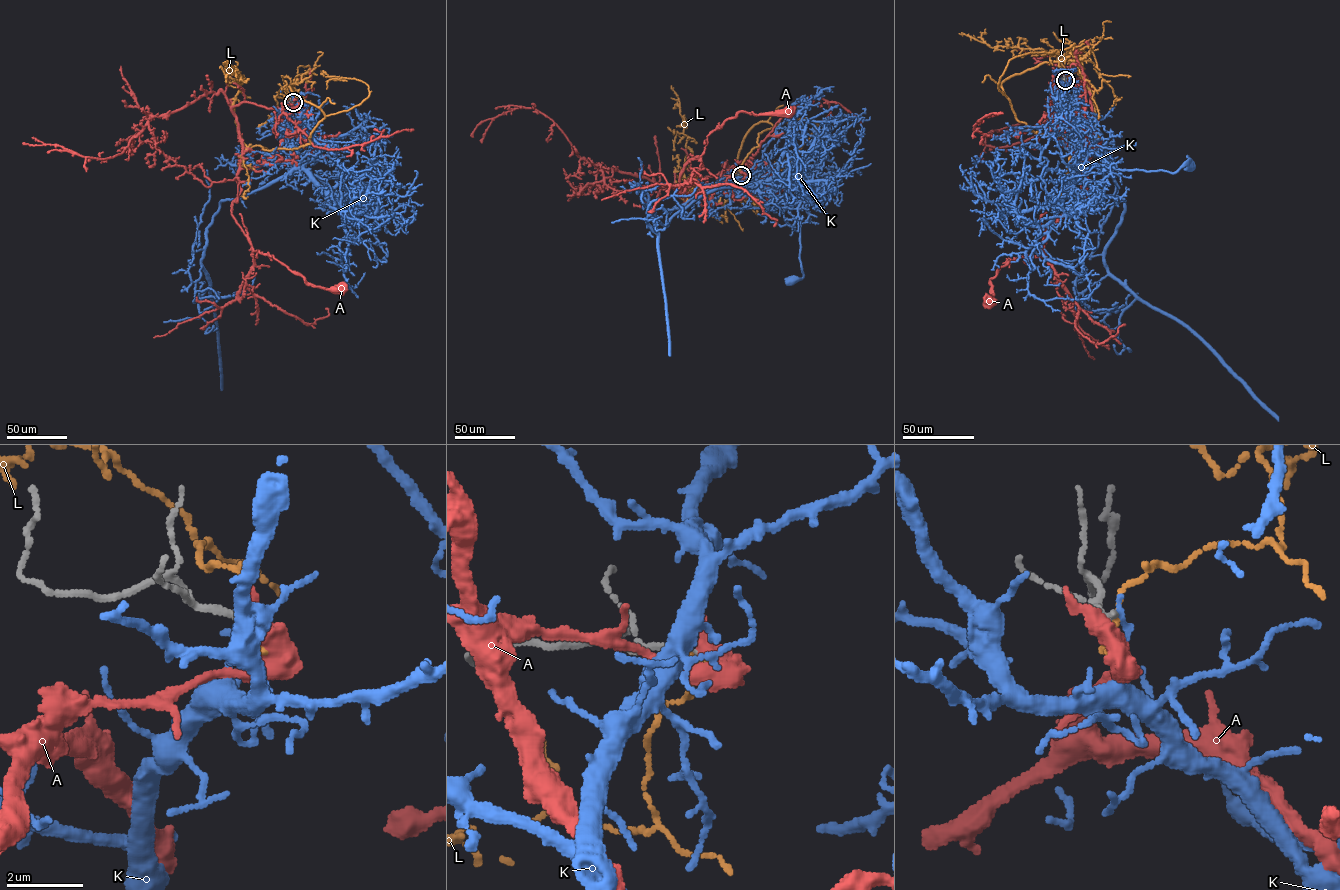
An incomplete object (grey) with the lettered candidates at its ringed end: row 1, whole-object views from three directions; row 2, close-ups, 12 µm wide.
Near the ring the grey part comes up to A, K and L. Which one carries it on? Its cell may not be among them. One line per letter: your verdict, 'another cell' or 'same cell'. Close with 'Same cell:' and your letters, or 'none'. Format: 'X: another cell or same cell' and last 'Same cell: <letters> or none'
A: another cell
K: another cell
L: another cell
Same cell: none

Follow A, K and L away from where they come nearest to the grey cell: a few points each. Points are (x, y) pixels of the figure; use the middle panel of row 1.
A: (740, 175), (728, 169), (680, 194), (690, 195), (680, 192), (683, 167), (726, 120), (743, 111), (789, 110)
K: (740, 175), (738, 186), (757, 185), (761, 192), (789, 184), (794, 187), (803, 276), (792, 280)
L: (740, 175), (745, 134), (767, 121), (773, 126), (737, 172), (682, 198), (687, 136), (671, 86)

